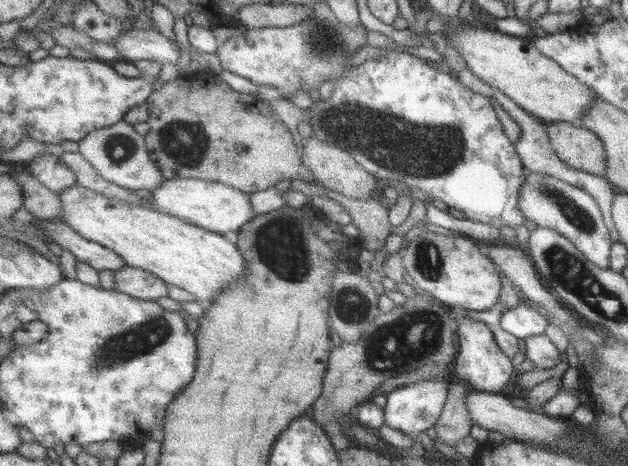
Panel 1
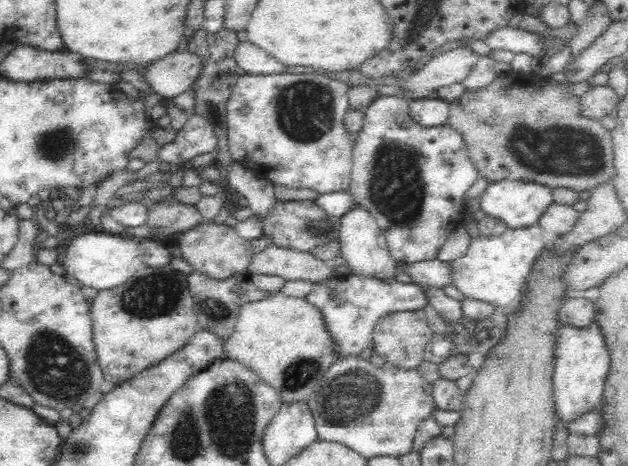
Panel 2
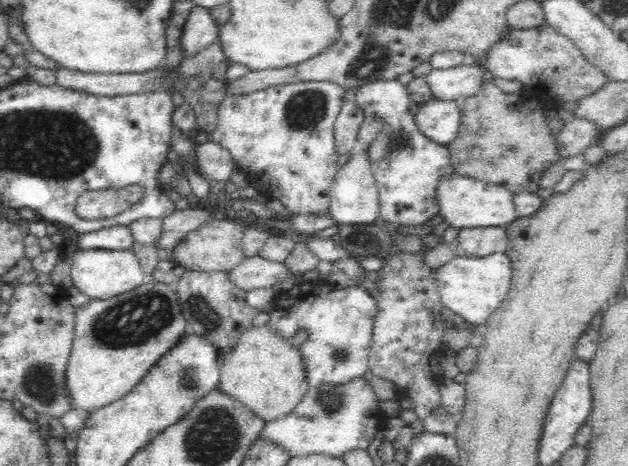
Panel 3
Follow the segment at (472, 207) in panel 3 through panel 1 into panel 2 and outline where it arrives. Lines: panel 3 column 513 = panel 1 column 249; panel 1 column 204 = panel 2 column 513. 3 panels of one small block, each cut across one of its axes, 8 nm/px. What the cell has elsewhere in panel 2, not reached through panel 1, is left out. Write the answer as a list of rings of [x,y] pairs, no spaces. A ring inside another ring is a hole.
[[[504,179],[498,182],[490,181],[490,184],[480,196],[477,208],[483,210],[486,215],[504,220],[510,228],[520,228],[538,223],[538,218],[554,202],[553,188],[548,185]]]

